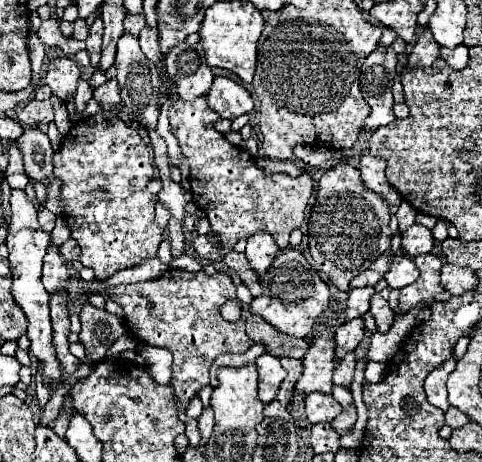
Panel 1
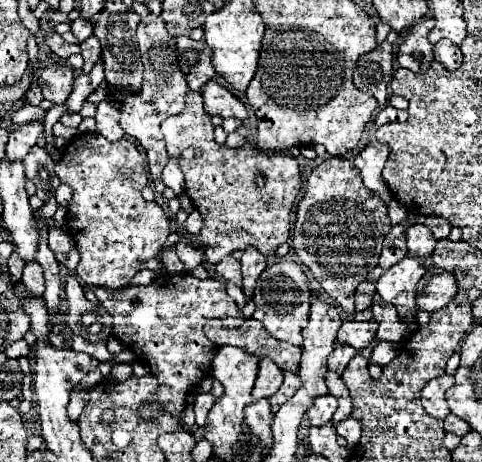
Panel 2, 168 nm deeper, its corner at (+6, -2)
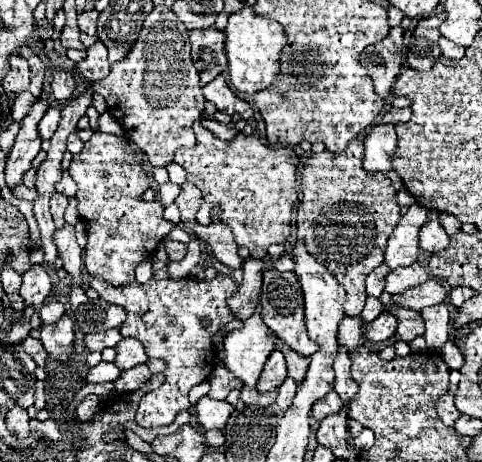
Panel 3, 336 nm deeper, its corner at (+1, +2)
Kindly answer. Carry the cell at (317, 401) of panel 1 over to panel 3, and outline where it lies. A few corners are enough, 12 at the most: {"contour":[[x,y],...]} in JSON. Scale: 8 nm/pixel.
{"contour":[[332,390],[312,406],[316,420],[342,410],[340,396]]}

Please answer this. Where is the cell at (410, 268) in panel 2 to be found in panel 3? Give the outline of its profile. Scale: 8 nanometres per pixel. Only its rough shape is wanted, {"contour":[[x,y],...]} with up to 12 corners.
{"contour":[[420,262],[386,276],[386,292],[398,294],[430,278]]}

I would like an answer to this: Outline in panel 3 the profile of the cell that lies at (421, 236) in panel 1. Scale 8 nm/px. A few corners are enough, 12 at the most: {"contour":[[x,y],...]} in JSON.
{"contour":[[438,220],[420,228],[420,248],[438,252],[448,246],[448,234]]}

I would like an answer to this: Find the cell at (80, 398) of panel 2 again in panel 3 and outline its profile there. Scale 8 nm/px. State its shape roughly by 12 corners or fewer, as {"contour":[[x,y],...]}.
{"contour":[[100,362],[90,368],[84,382],[104,384],[120,374],[114,364]]}

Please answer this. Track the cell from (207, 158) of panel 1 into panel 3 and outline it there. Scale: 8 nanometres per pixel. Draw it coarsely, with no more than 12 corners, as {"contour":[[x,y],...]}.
{"contour":[[256,136],[216,138],[174,162],[254,258],[290,238],[298,156]]}

